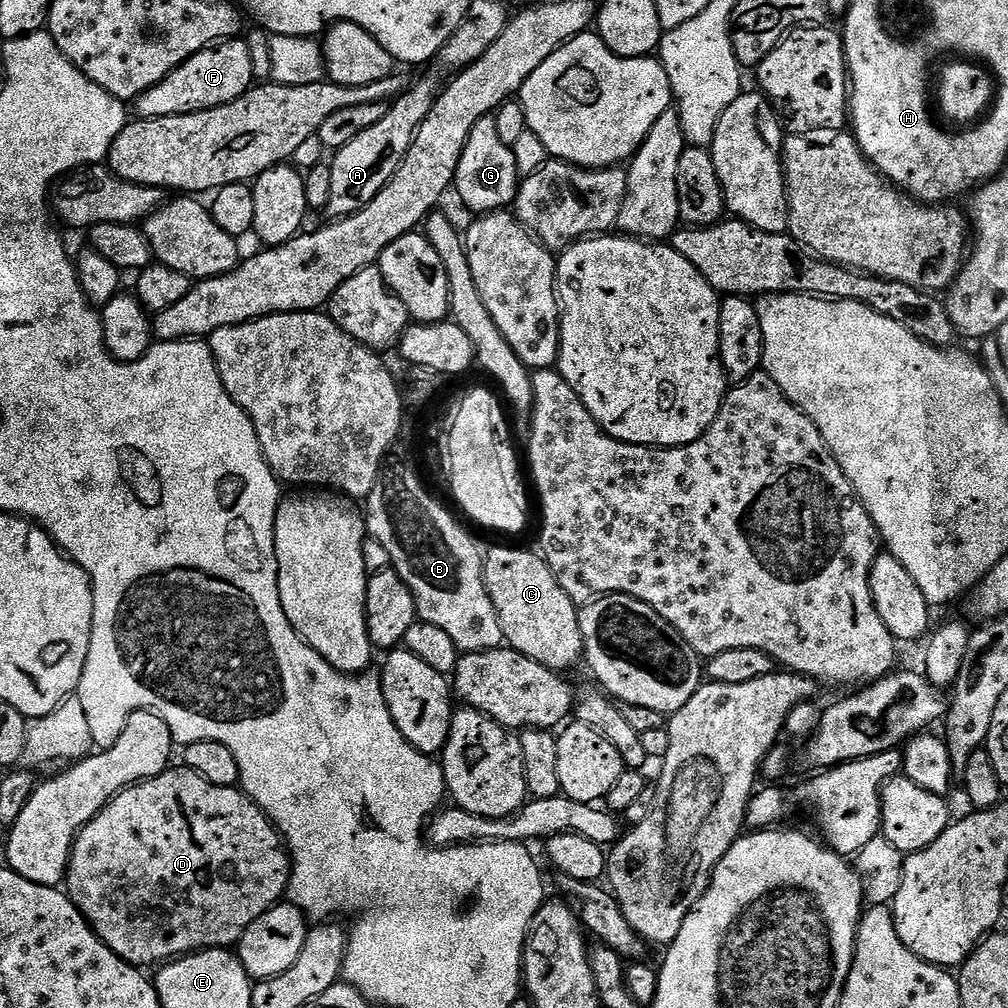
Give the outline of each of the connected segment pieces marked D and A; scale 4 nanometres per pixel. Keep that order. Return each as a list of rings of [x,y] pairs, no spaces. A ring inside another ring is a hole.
[[[172,766],[154,778],[141,780],[140,783],[124,789],[109,800],[108,805],[96,815],[95,820],[84,824],[72,844],[66,873],[66,891],[74,906],[78,906],[78,910],[86,918],[88,925],[96,931],[96,937],[114,954],[118,954],[118,958],[133,966],[145,966],[144,964],[160,966],[181,956],[202,952],[206,948],[231,949],[239,945],[242,934],[246,934],[250,922],[254,922],[254,918],[262,918],[266,910],[270,910],[285,899],[288,879],[291,876],[292,861],[280,833],[270,823],[268,815],[250,797],[245,796],[239,787],[214,786],[206,782],[206,778],[194,774],[194,770]]]
[[[424,76],[417,84],[413,83],[408,91],[391,101],[386,118],[378,122],[378,126],[370,126],[370,130],[358,134],[354,142],[346,142],[346,146],[335,149],[336,156],[330,160],[332,167],[330,200],[326,207],[327,214],[332,218],[352,216],[358,210],[362,210],[394,178],[402,158],[410,150],[410,146],[416,137],[416,129],[422,126],[426,114],[430,114],[432,103],[442,91],[439,84],[432,76]]]

